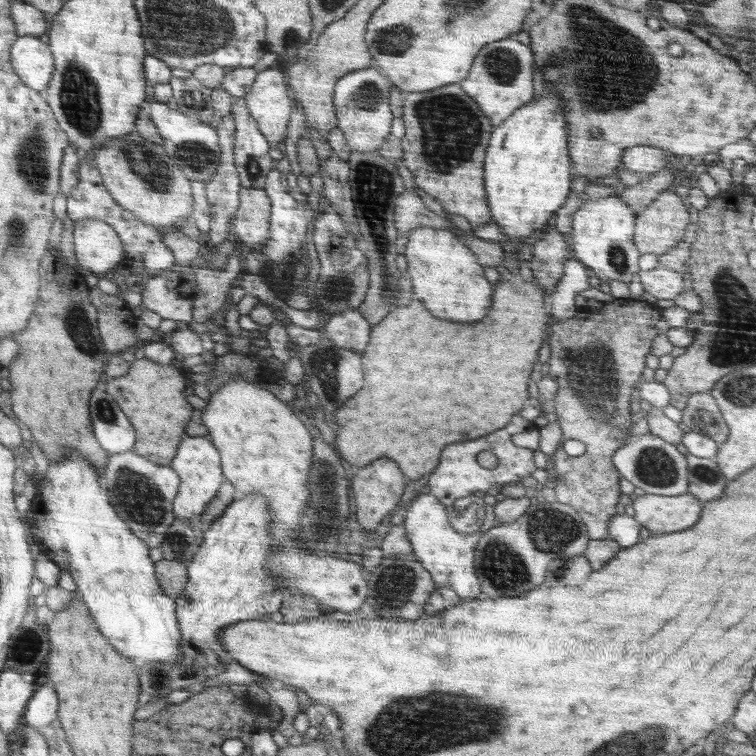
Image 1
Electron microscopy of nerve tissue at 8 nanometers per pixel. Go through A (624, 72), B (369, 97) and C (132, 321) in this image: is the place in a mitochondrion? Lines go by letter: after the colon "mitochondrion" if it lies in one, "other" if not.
A: mitochondrion
B: mitochondrion
C: other

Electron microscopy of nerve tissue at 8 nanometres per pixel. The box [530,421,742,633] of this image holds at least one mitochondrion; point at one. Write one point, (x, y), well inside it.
(654, 466)

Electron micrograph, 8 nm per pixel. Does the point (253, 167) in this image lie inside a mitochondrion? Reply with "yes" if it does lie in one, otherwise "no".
yes

